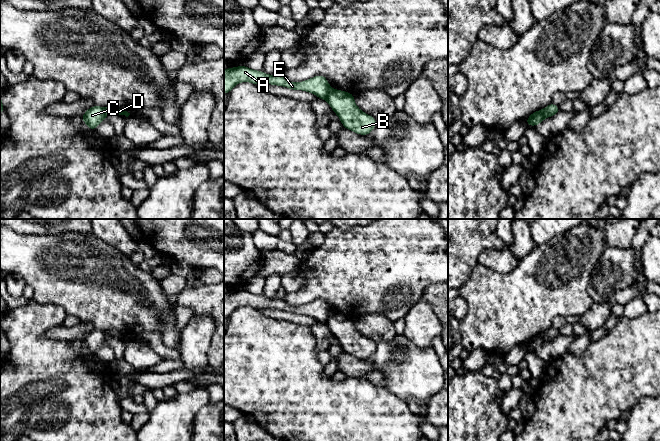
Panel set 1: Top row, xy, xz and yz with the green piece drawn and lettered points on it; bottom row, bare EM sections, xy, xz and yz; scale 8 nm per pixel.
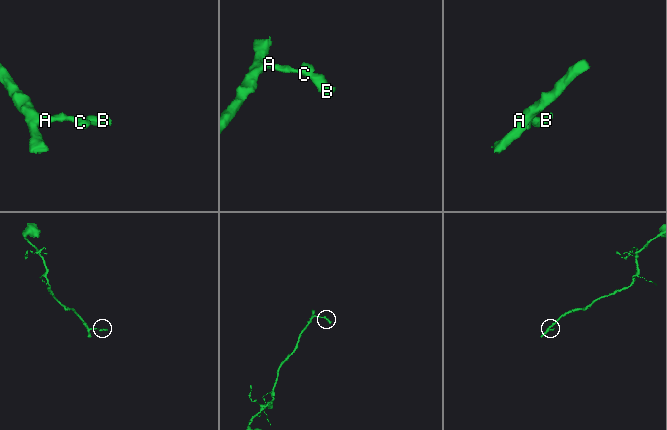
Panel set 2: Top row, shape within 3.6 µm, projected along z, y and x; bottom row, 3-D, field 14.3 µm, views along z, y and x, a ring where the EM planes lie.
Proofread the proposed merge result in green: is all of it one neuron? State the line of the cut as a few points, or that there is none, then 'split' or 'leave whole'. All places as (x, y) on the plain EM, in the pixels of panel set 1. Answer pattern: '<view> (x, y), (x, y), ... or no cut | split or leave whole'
xz (332, 314), (325, 322) | split

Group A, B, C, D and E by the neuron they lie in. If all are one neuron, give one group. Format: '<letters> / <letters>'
A C E / B D

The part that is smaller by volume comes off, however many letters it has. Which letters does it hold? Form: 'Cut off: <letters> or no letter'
Cut off: B, D

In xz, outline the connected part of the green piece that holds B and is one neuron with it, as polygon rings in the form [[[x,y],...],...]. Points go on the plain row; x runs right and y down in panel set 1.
[[[336,313],[328,318],[326,324],[340,342],[344,352],[359,359],[368,359],[376,350],[377,343],[357,331],[354,318]]]

